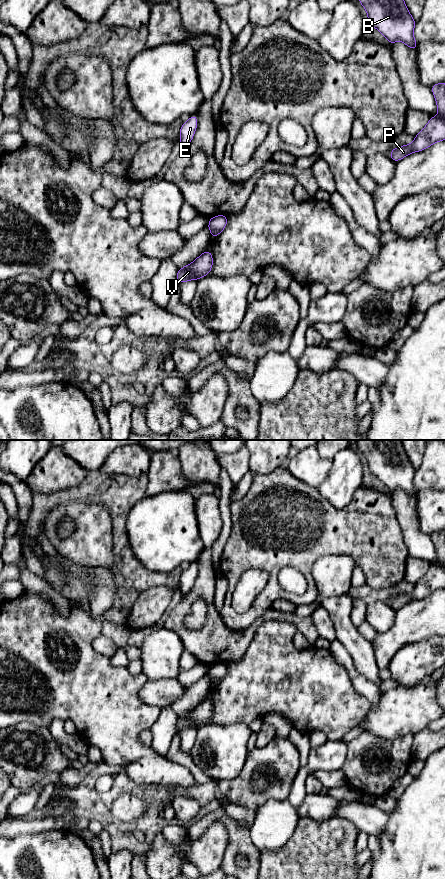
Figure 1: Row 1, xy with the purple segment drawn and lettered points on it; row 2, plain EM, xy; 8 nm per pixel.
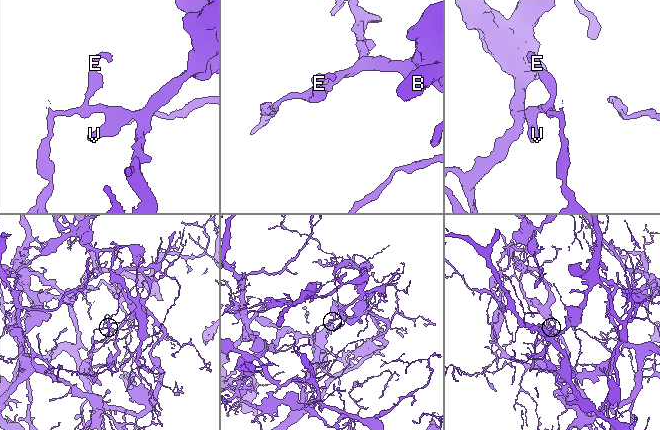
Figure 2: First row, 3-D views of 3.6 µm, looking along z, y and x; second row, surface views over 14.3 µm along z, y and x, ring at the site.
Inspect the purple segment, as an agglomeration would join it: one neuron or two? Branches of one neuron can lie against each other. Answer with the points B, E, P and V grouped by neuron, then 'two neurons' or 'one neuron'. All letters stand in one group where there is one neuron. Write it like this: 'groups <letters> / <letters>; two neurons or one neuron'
groups B E / P V; two neurons

